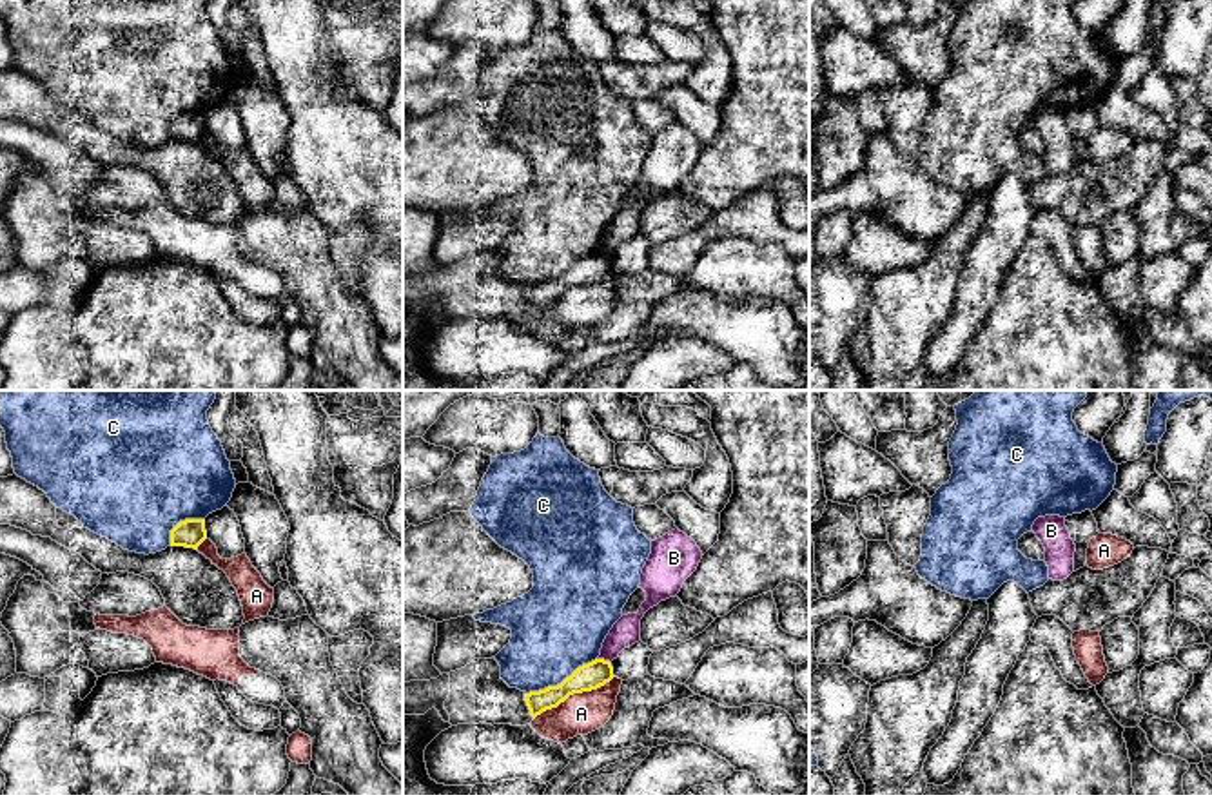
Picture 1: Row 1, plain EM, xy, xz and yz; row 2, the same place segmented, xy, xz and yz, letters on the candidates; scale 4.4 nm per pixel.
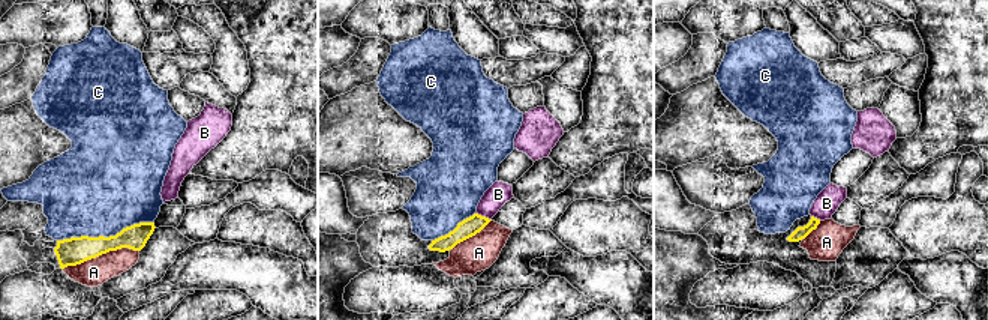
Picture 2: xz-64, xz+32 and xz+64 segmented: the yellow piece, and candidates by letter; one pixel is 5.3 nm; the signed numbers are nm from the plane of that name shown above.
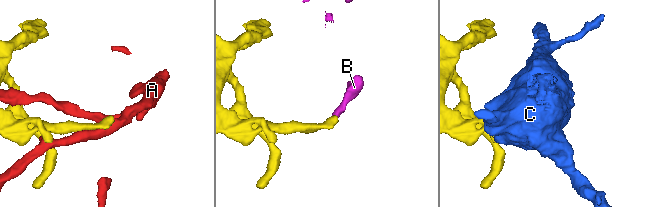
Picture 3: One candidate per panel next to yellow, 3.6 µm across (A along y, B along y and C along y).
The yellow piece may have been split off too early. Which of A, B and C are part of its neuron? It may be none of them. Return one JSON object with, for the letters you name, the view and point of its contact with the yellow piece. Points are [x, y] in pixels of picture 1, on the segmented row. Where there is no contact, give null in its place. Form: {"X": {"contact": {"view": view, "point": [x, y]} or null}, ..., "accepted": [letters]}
{"accepted": []}

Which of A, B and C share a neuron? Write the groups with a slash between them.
A / B / C

